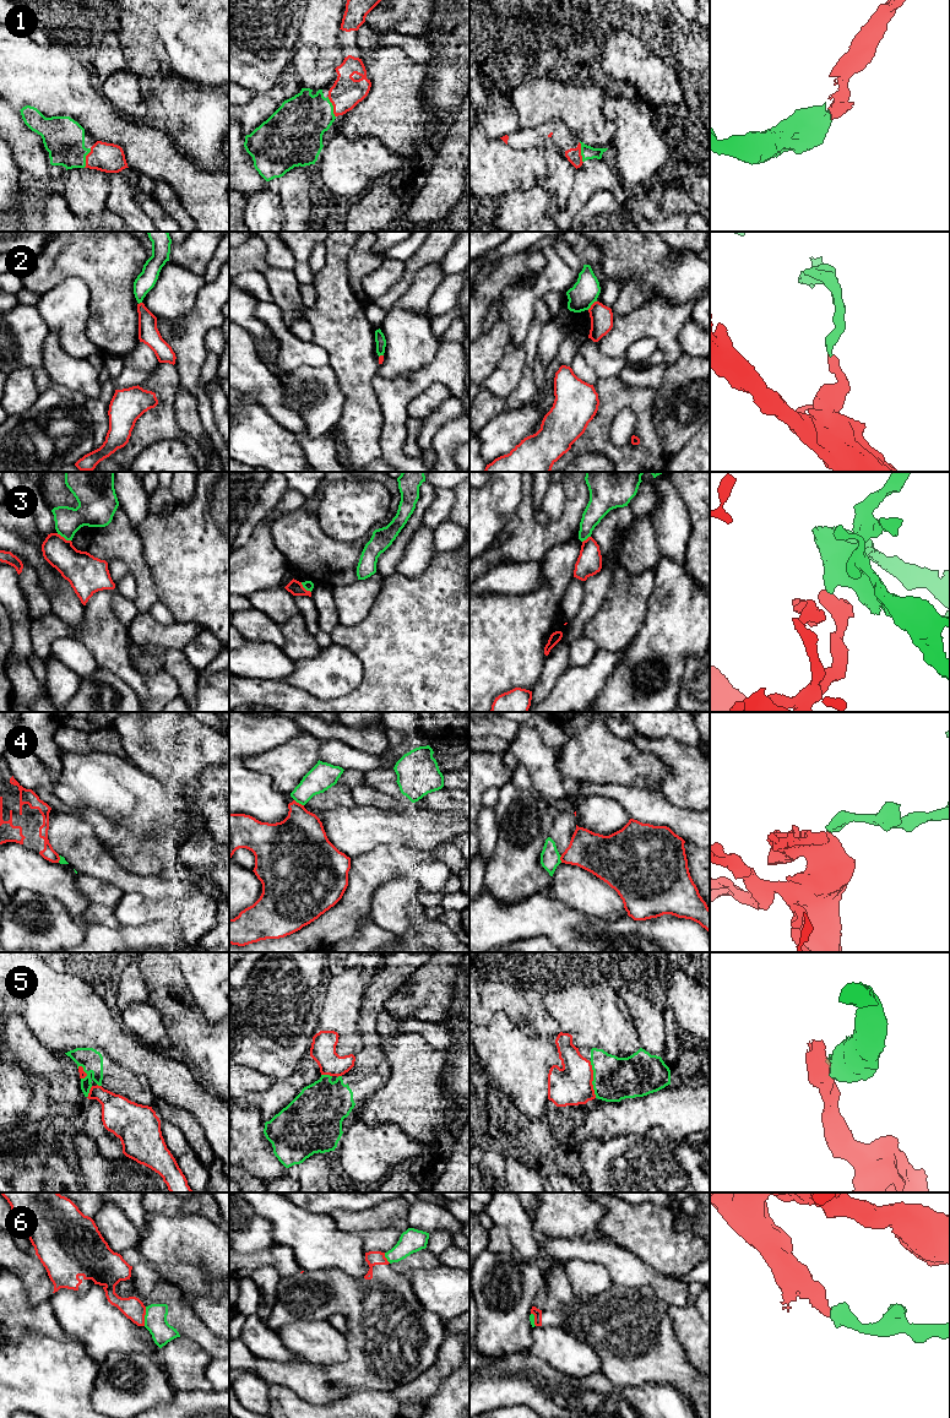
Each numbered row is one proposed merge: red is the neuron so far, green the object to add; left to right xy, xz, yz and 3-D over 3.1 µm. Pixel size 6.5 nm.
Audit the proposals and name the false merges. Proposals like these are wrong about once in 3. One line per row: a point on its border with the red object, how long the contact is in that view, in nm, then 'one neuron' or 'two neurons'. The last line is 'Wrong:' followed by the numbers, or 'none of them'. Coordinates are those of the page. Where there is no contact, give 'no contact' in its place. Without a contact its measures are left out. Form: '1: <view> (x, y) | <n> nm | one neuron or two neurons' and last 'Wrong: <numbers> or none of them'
1: xz (334, 107) | 150 nm | one neuron
2: yz (591, 305) | 90 nm | two neurons
3: xy (63, 537) | 110 nm | two neurons
4: xz (298, 803) | 80 nm | two neurons
5: yz (592, 1079) | 260 nm | two neurons
6: xy (144, 1316) | 130 nm | two neurons
Wrong: 2, 3, 4, 5, 6

